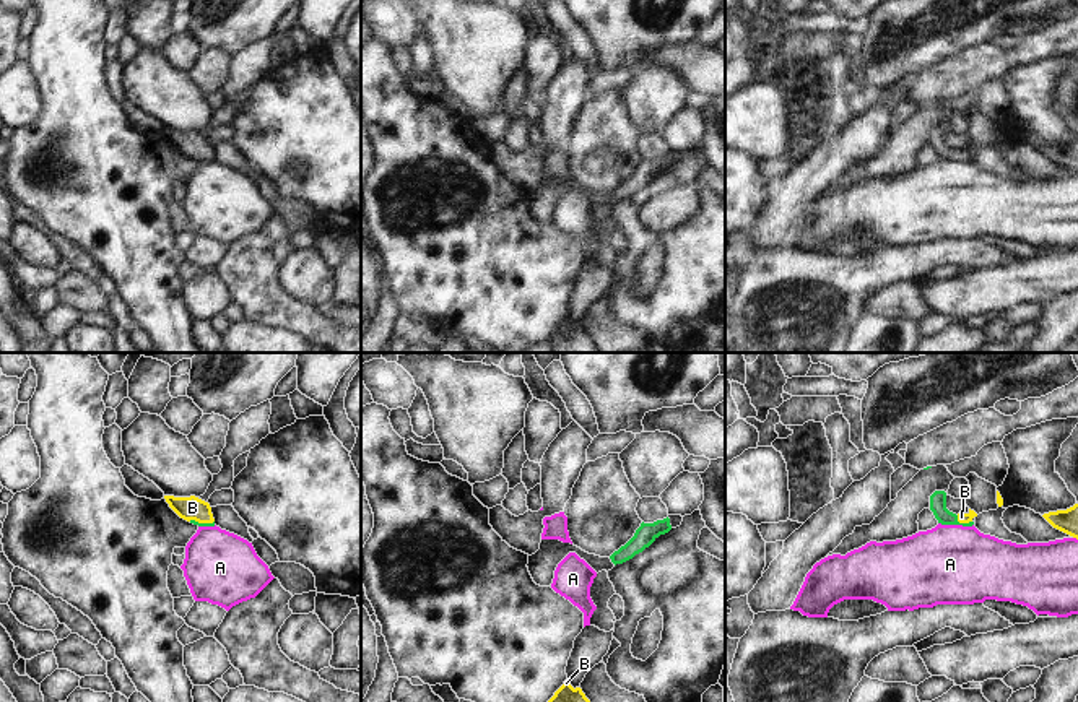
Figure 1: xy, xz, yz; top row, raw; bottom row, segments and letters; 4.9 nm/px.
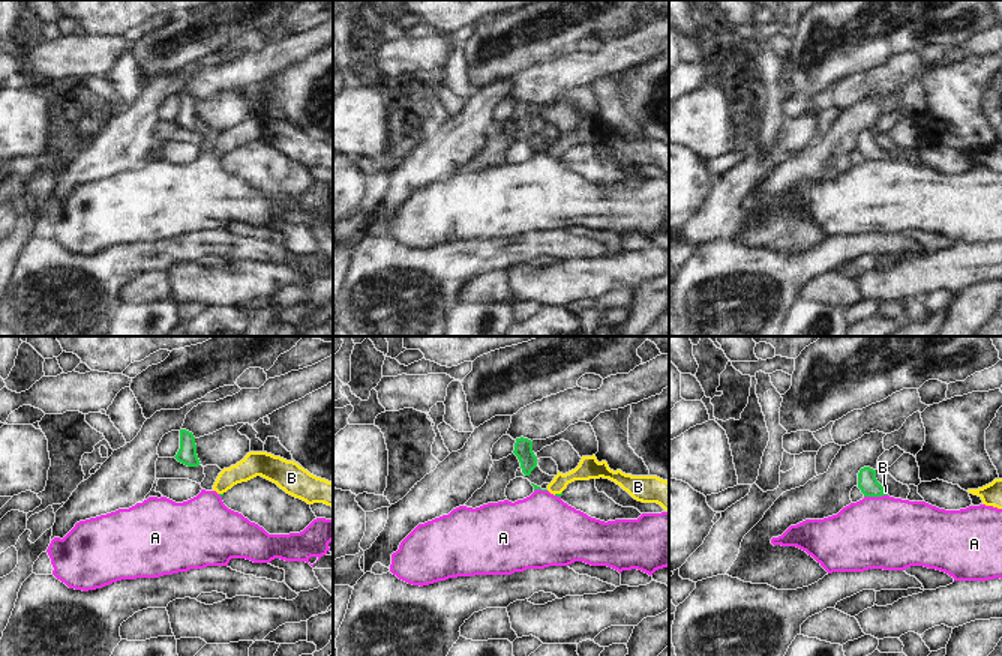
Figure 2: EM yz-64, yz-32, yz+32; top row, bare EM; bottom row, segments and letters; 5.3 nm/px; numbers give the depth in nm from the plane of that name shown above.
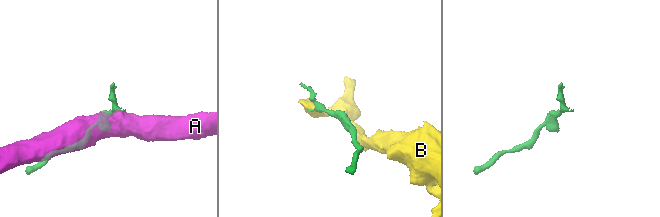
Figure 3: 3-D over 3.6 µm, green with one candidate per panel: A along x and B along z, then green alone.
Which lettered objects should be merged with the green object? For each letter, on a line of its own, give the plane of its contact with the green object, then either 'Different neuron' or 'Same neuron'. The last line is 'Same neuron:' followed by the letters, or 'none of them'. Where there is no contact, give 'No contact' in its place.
A: Touches green in yz. Different neuron
B: Touches green in yz. Same neuron
Same neuron: B

